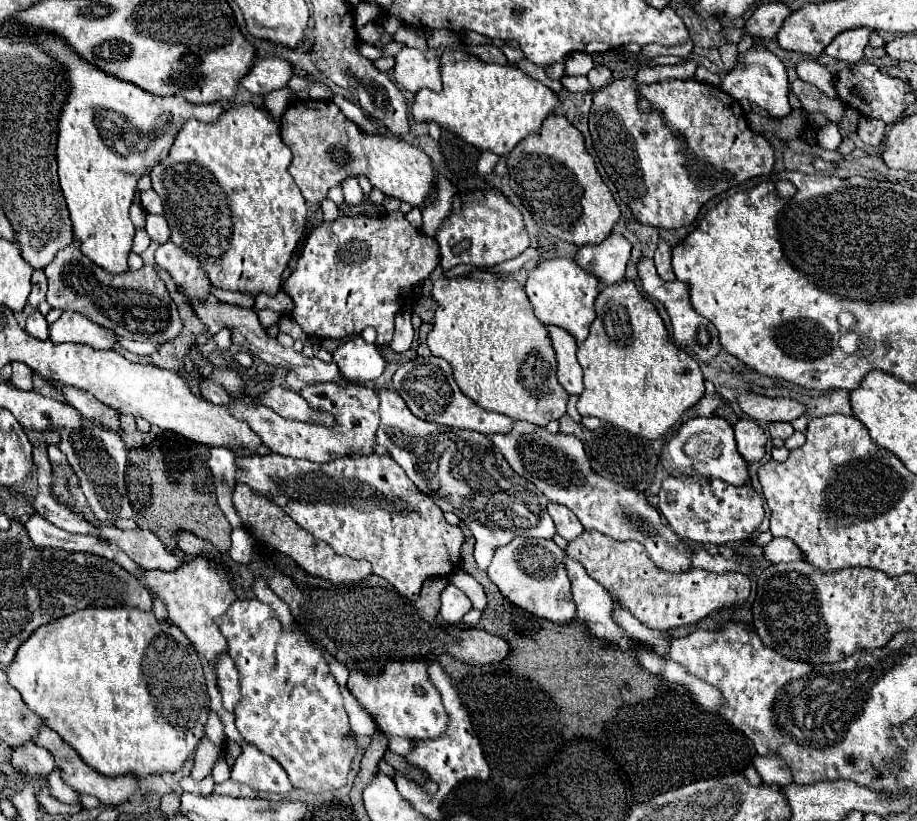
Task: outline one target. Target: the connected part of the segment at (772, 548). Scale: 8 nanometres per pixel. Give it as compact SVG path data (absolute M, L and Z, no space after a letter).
M772 538L770 544L764 546L764 558L776 564L776 562L800 560L802 554L798 552L798 546L790 542L790 538Z

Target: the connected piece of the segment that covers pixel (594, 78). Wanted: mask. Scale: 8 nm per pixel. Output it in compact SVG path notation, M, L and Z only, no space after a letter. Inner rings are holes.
M594 66L588 72L586 78L590 80L590 84L592 84L594 90L600 90L600 88L604 88L604 86L608 86L612 82L612 72L606 66Z

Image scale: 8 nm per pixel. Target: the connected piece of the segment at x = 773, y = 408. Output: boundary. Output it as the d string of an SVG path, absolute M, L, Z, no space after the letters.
M746 392L736 400L742 412L758 422L792 422L804 414L804 406L790 398L768 398Z

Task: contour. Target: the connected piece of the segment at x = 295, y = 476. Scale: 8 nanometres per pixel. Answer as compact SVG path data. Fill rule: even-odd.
M280 454L236 456L234 482L248 484L256 494L280 504L294 522L330 544L334 552L368 560L374 574L388 580L410 600L420 594L426 578L448 576L460 568L462 530L444 520L444 512L410 482L390 456L338 458L326 464ZM366 484L382 496L382 502L366 500Z

